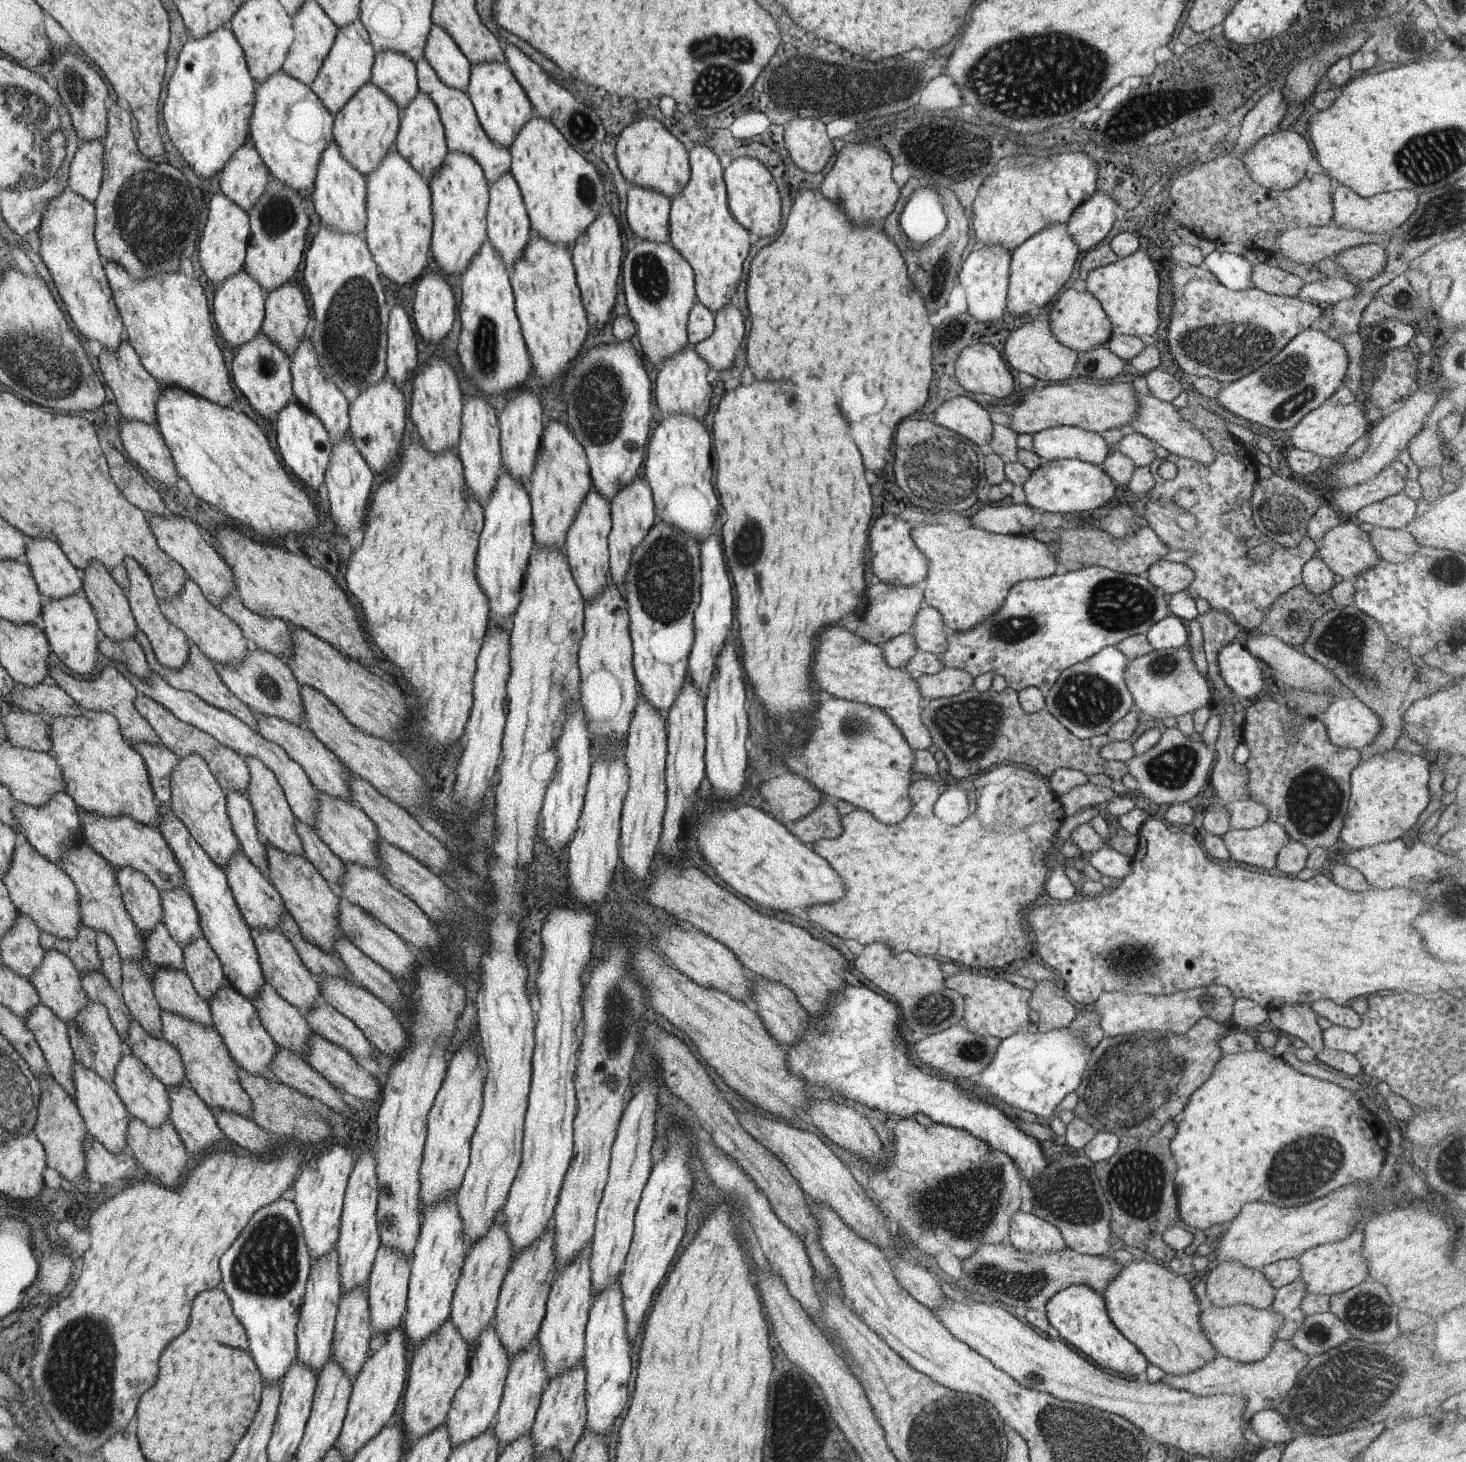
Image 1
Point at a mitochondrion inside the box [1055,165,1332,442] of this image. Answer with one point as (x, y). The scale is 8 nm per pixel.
(1230, 349)

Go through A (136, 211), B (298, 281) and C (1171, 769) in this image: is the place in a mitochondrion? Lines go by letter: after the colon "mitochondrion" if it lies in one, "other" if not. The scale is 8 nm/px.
A: mitochondrion
B: other
C: mitochondrion

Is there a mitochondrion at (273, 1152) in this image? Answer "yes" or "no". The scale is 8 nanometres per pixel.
no

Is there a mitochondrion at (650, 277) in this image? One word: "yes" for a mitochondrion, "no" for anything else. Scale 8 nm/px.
yes

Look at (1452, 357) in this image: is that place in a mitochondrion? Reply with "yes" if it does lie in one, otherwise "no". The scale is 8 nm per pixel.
no

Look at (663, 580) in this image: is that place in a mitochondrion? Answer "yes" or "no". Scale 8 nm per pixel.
yes

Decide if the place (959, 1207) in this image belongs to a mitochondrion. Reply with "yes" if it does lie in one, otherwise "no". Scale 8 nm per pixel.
yes

